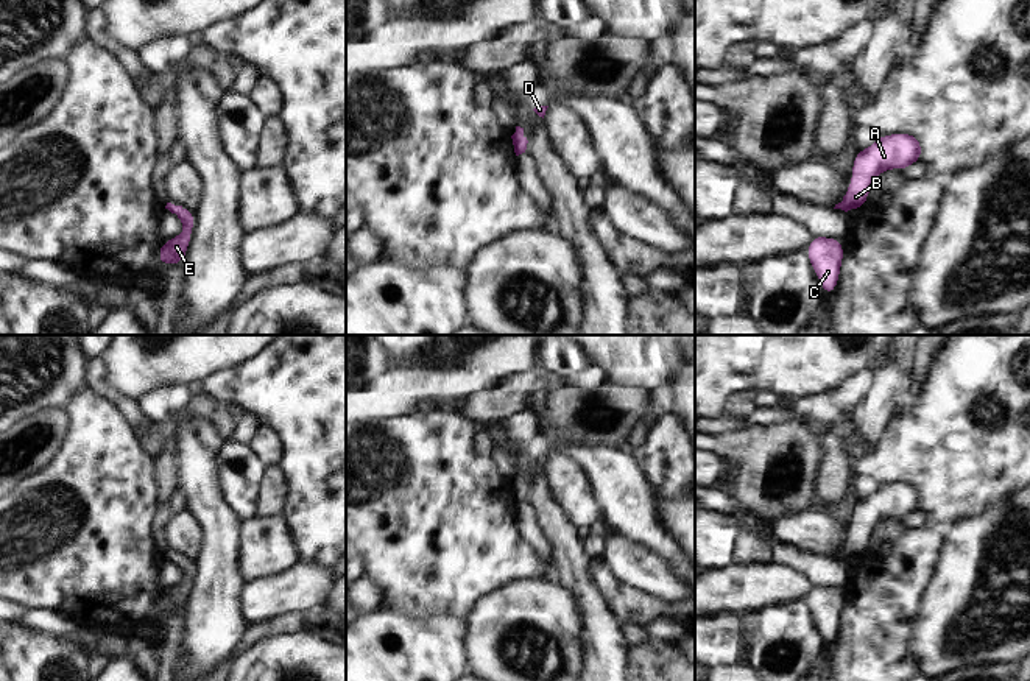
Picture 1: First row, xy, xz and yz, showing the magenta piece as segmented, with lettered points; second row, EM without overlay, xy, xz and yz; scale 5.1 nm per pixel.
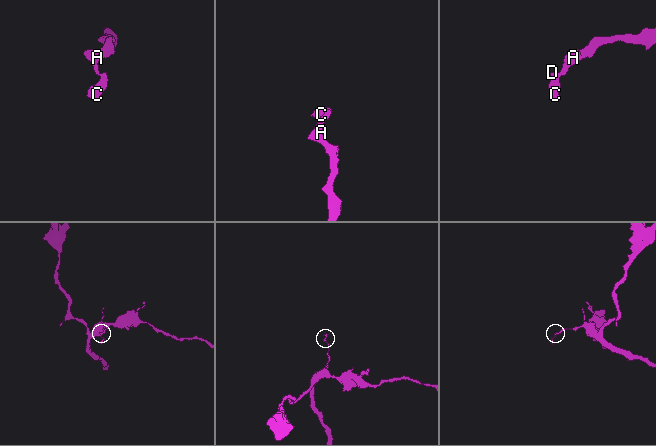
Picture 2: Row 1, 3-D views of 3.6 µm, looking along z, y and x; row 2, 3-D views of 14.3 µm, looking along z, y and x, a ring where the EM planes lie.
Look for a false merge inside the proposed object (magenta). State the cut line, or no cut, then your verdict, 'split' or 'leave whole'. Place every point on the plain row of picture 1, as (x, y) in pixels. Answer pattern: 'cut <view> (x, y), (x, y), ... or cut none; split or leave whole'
cut none; leave whole

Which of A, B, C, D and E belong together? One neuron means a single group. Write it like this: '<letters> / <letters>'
A B C D E

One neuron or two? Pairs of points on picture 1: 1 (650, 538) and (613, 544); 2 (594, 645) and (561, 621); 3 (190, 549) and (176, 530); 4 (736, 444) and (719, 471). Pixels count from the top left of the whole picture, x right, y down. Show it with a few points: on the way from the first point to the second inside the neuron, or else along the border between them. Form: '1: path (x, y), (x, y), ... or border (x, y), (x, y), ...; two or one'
1: border (610, 530), (639, 544), (663, 563); two
2: border (575, 602), (582, 616), (583, 664); two
3: path (189, 544), (181, 535); one
4: border (714, 451), (731, 460), (731, 476), (719, 488); two

